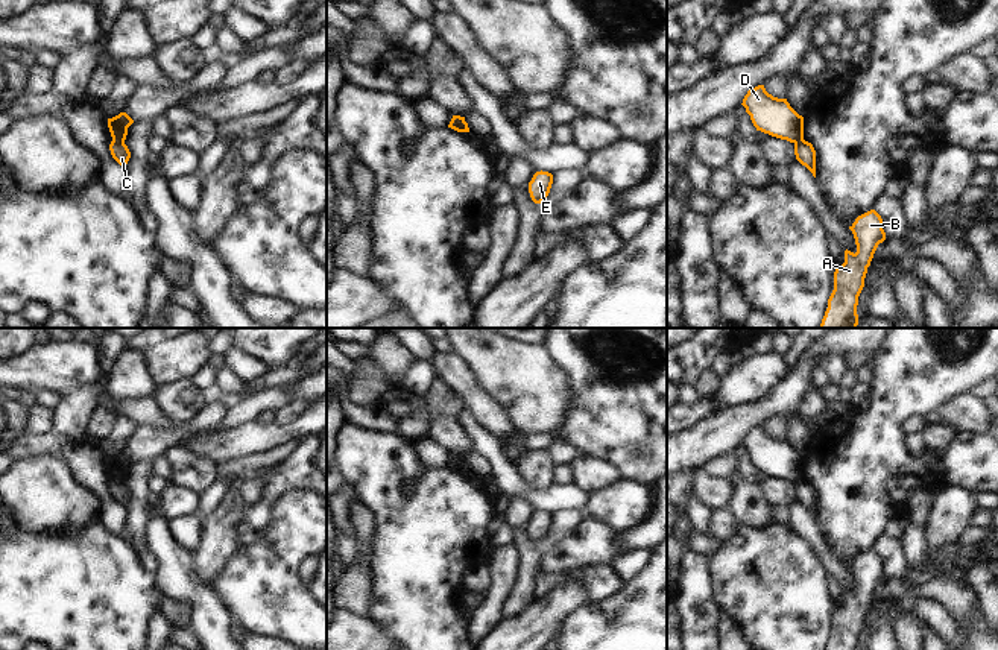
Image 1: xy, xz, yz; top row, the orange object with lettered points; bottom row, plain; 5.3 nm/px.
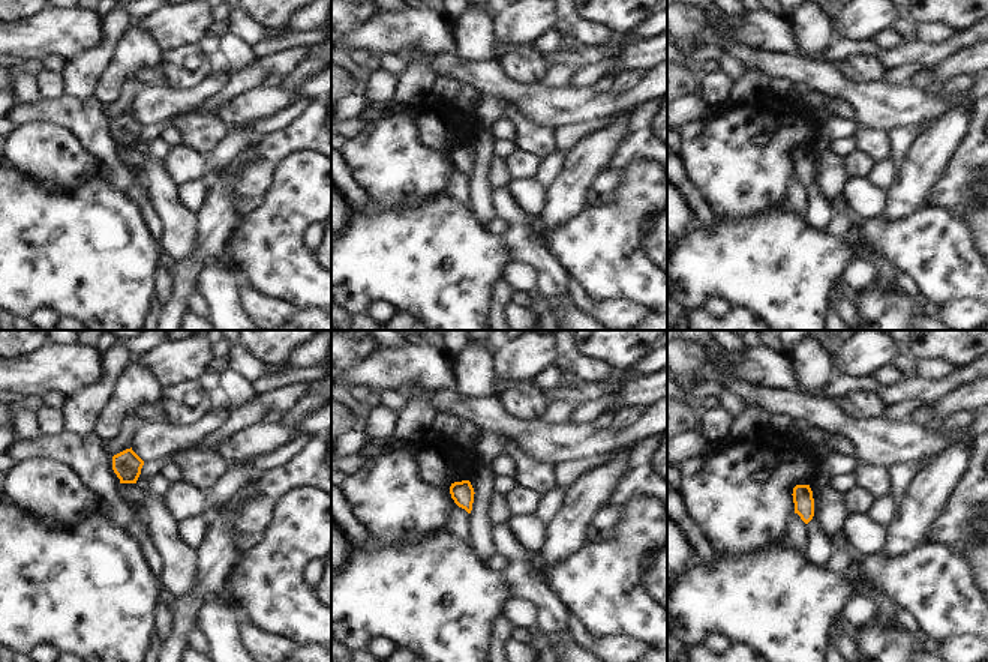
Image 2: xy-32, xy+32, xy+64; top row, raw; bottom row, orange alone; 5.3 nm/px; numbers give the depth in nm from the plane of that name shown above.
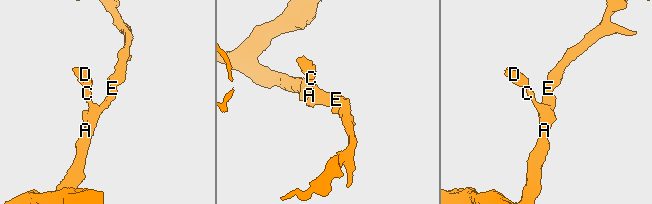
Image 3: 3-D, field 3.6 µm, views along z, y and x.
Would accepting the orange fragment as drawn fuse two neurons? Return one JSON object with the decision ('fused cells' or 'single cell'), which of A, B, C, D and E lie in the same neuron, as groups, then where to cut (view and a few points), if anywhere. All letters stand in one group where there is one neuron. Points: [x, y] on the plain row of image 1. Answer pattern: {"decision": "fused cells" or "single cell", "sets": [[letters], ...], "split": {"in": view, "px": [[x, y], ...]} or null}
{"decision": "fused cells", "sets": [["A", "B", "C", "E"], ["D"]], "split": {"in": "xy", "px": [[113, 479], [123, 482]]}}

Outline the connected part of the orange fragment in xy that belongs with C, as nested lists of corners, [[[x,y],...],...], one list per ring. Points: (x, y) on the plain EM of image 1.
[[[112,480],[109,484],[109,491],[112,498],[120,504],[125,506],[128,504],[129,498],[131,498],[131,492],[128,489],[128,486],[125,484],[125,481],[115,481]]]

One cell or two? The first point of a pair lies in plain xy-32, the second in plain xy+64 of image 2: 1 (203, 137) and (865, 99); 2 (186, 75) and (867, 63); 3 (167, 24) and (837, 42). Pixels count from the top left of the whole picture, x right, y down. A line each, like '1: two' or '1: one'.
1: two
2: one
3: two

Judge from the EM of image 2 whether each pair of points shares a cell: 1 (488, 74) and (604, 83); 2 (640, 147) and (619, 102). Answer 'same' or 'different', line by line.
1: different
2: different

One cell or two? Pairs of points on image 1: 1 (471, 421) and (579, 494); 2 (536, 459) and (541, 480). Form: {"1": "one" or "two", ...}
{"1": "one", "2": "one"}

